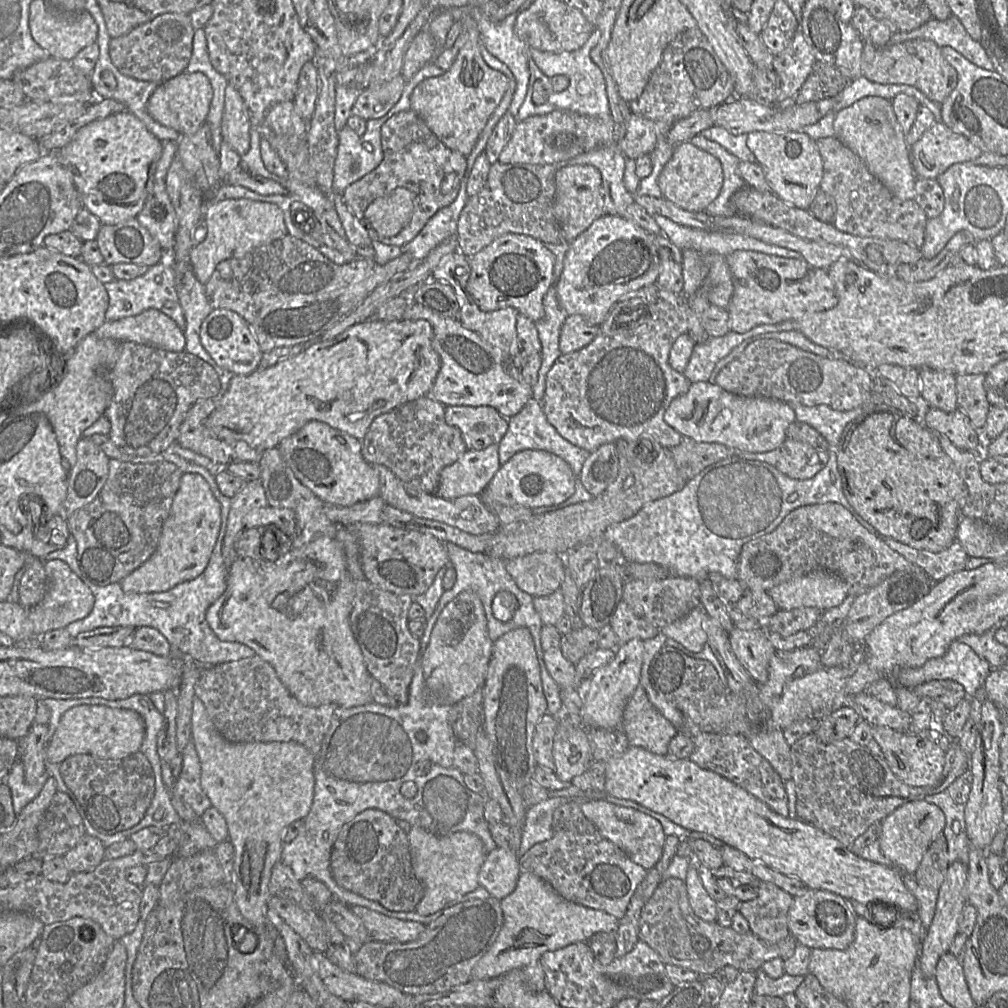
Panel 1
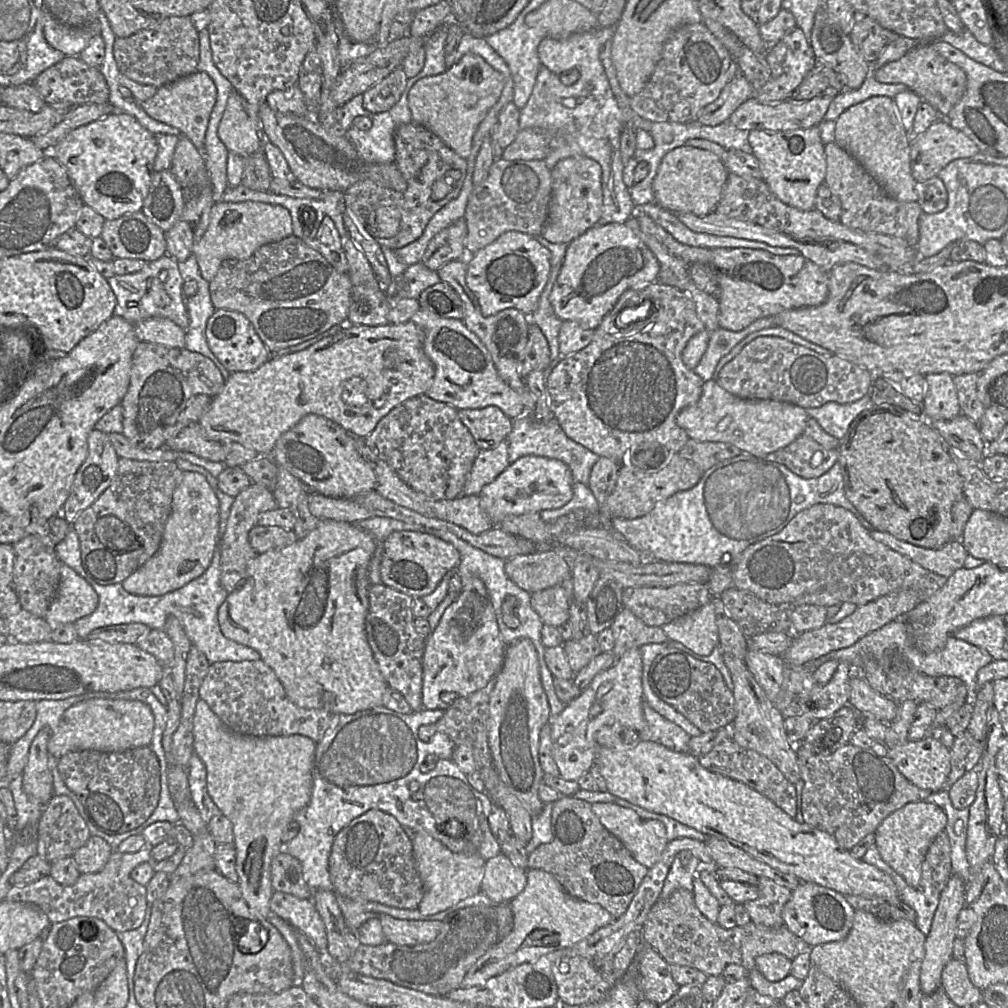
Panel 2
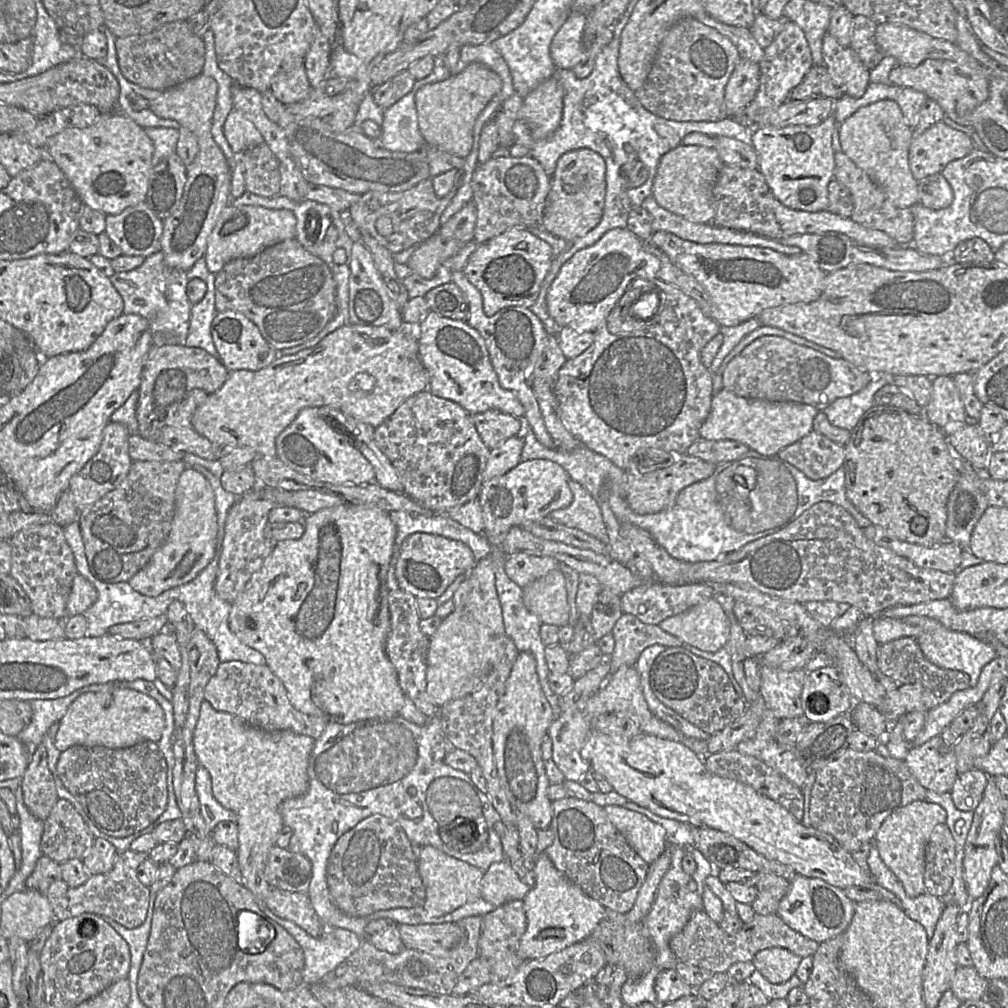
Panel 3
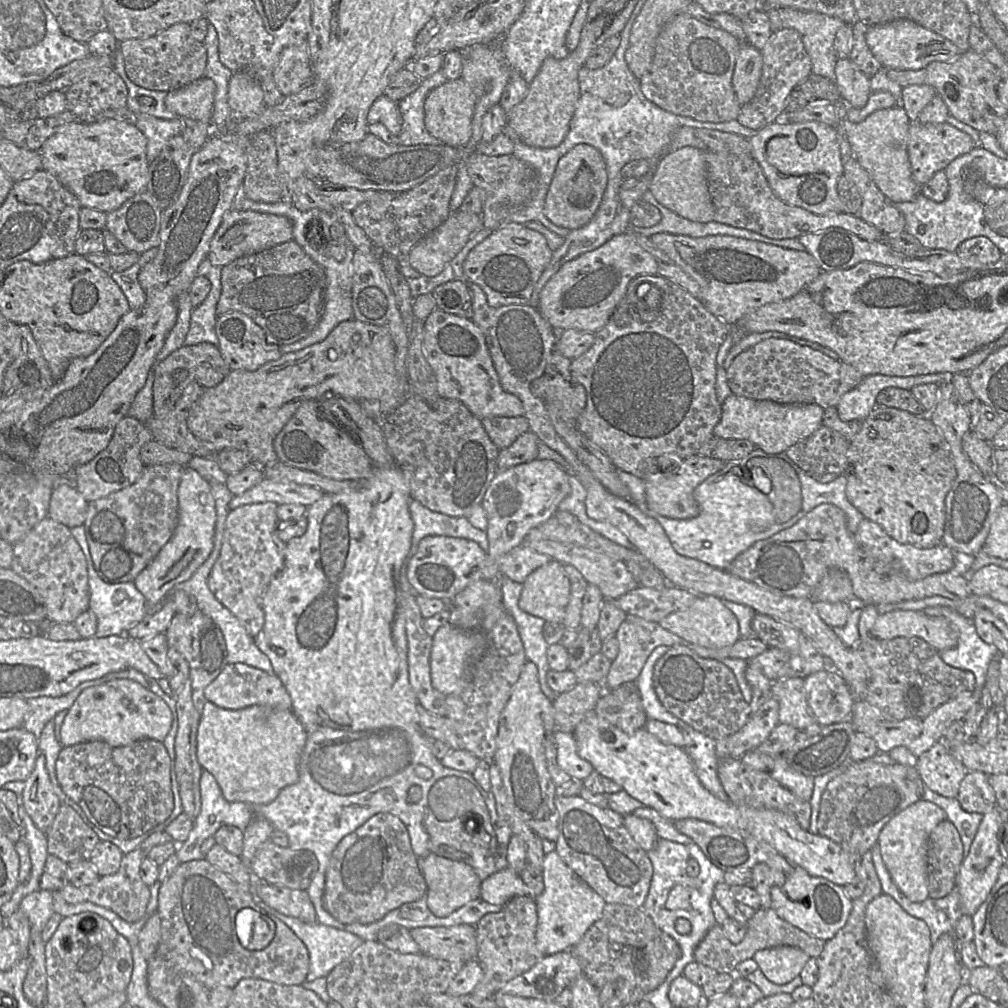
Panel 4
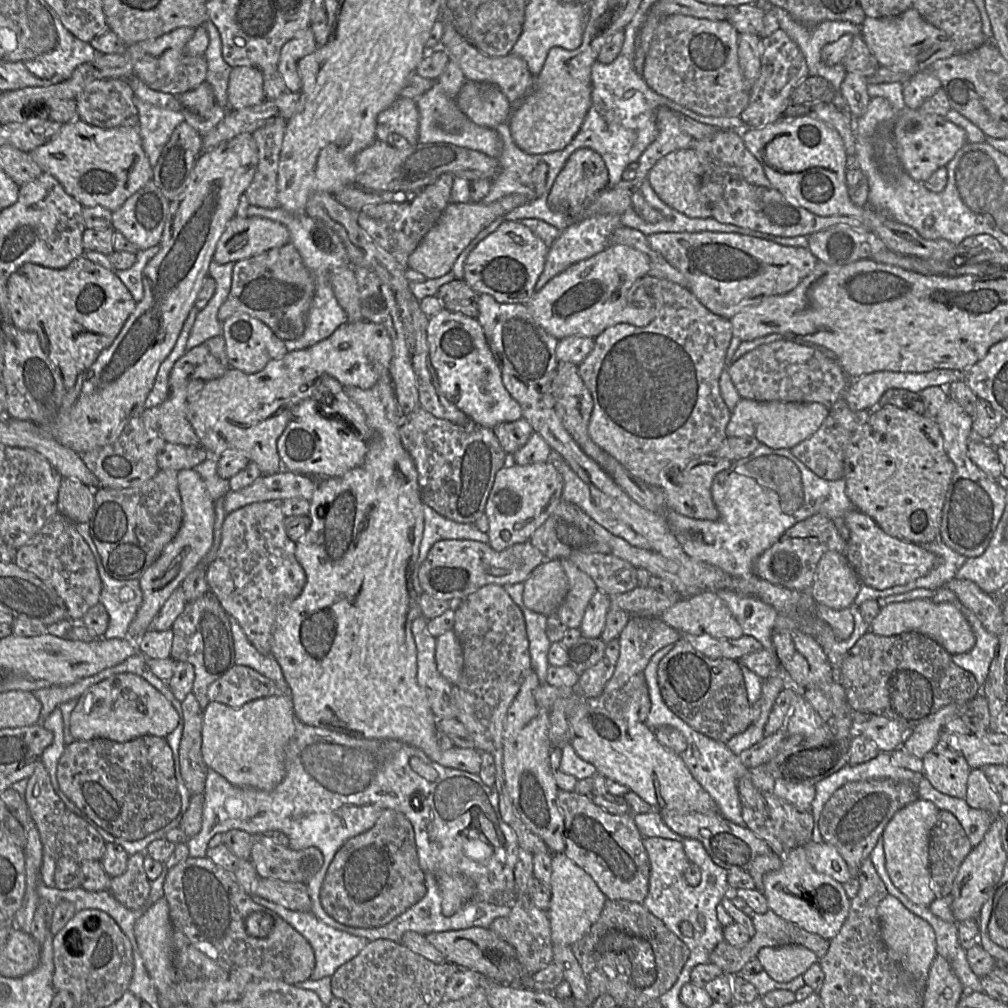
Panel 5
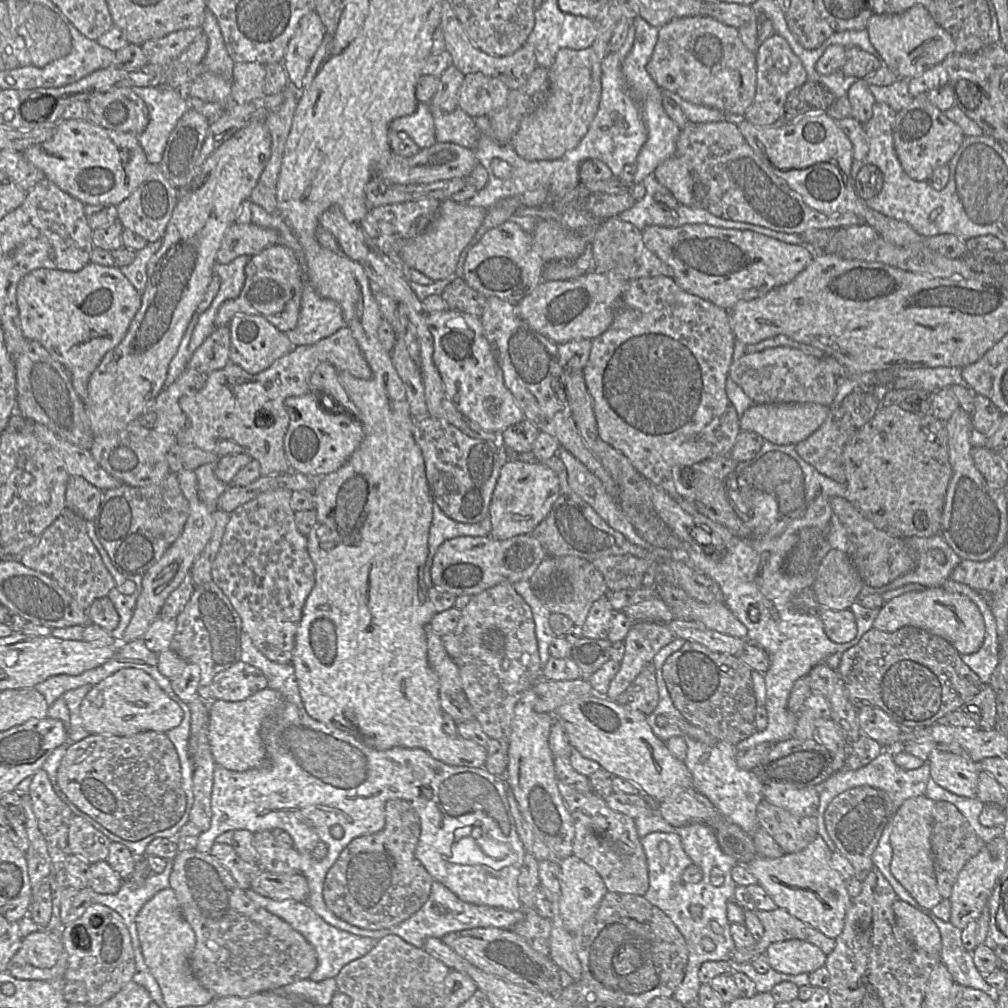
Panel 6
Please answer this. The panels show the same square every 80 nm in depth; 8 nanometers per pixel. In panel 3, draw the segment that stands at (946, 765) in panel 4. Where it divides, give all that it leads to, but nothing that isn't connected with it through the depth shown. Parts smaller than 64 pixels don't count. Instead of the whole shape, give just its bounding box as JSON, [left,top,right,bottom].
[904,736,959,793]

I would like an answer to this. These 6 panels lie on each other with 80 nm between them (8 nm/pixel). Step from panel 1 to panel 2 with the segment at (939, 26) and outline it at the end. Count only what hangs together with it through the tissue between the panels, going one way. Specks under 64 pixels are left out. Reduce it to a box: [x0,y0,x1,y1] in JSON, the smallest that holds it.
[938,29,1005,73]

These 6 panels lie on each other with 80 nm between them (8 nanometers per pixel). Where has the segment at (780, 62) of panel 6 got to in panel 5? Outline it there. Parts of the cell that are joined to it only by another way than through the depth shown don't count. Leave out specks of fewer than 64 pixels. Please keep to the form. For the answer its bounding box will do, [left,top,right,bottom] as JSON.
[740,29,808,128]

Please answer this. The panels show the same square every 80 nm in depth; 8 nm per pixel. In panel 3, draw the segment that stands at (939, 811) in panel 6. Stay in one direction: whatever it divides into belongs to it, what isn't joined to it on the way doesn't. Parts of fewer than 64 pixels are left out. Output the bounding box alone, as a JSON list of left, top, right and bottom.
[925,824,955,898]

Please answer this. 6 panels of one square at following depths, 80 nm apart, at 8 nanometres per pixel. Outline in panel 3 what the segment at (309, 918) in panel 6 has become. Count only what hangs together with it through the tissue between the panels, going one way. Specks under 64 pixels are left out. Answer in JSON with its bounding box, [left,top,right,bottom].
[259,902,363,986]

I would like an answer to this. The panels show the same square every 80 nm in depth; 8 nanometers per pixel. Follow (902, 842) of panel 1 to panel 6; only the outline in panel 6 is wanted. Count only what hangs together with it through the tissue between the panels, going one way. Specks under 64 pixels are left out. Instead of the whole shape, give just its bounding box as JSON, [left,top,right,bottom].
[890,796,943,910]

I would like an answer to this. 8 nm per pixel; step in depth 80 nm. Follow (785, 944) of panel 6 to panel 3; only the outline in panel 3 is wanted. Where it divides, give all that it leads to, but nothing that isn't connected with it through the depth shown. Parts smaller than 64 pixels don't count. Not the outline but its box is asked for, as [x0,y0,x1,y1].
[753,948,802,984]

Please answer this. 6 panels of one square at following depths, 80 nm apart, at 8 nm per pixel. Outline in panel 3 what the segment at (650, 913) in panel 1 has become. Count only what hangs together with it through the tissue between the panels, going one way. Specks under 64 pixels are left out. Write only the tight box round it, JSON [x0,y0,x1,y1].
[669,911,819,973]

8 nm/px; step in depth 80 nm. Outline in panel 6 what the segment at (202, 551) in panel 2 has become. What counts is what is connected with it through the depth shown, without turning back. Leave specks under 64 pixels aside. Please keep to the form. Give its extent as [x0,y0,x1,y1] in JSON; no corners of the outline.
[121,470,213,643]

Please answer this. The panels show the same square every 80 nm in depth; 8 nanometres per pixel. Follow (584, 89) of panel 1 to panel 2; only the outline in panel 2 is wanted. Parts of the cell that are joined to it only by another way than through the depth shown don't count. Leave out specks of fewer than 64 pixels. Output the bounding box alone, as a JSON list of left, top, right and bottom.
[538,26,617,80]

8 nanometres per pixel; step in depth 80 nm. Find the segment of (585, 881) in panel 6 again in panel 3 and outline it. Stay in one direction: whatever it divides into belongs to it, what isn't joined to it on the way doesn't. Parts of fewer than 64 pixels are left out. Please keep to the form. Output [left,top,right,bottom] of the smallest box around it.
[517,853,606,960]

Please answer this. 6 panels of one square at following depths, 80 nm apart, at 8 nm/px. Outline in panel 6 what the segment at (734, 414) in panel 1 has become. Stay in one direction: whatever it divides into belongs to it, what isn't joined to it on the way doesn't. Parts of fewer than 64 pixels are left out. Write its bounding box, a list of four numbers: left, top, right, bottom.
[740,403,829,445]

